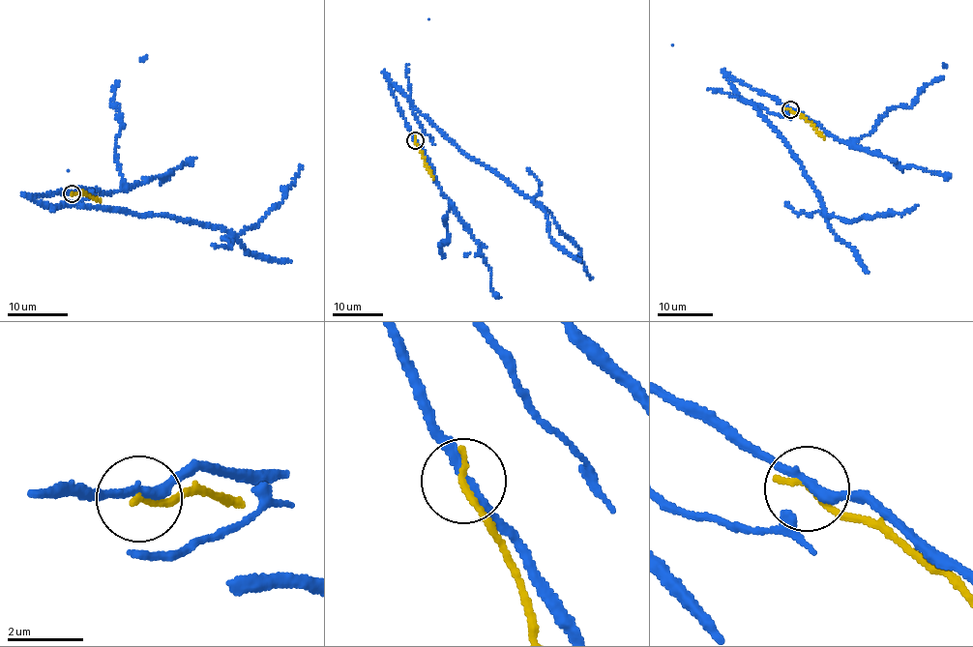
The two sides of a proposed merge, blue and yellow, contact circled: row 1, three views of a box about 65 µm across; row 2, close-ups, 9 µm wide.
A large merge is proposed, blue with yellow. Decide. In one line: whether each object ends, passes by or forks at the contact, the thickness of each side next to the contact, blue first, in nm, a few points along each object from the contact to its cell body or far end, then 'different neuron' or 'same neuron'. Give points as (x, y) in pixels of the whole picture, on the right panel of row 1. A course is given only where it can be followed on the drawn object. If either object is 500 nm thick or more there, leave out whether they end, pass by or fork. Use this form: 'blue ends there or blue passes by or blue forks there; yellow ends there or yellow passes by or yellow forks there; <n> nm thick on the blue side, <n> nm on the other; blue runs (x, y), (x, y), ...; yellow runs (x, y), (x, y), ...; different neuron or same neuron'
blue passes by; yellow ends there; 240 nm thick on the blue side, 180 nm on the other; blue runs (789, 109), (727, 77), (787, 145), (827, 217), (854, 220), (902, 215), (917, 206); yellow runs (789, 109), (811, 122), (825, 138); different neuron

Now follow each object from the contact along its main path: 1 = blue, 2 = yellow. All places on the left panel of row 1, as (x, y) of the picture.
1: (71, 193), (29, 195), (53, 205), (98, 206), (170, 216), (239, 235), (256, 226), (287, 196), (300, 165)
2: (71, 193), (87, 192), (100, 200)

